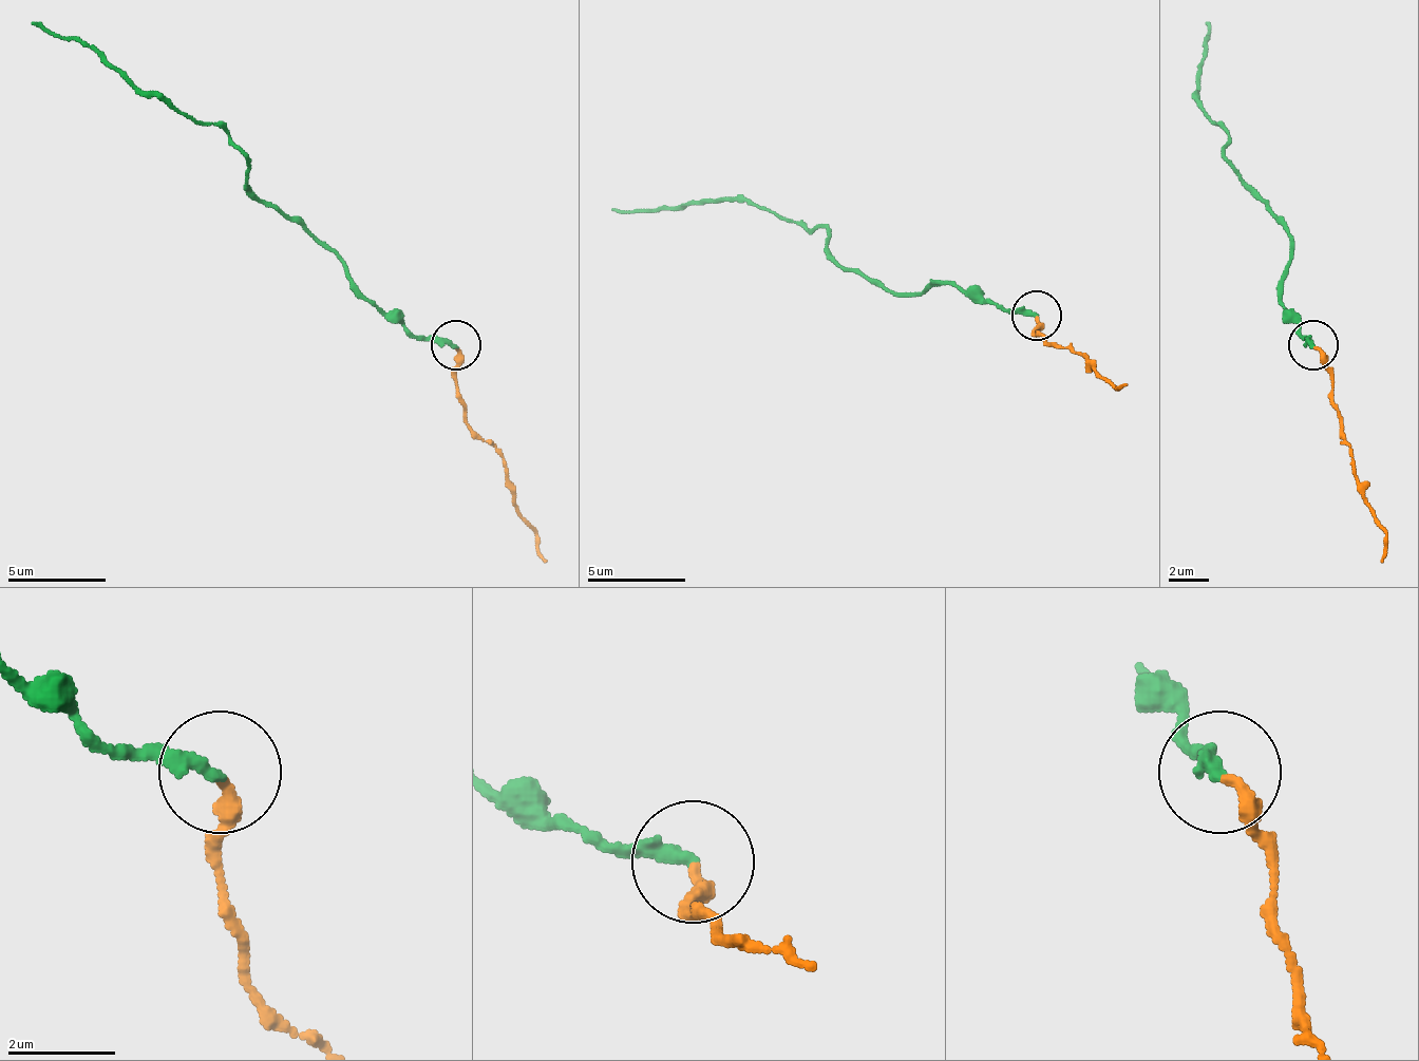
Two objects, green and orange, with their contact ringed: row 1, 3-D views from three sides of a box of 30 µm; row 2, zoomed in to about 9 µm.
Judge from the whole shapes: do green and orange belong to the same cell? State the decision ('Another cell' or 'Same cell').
Another cell

